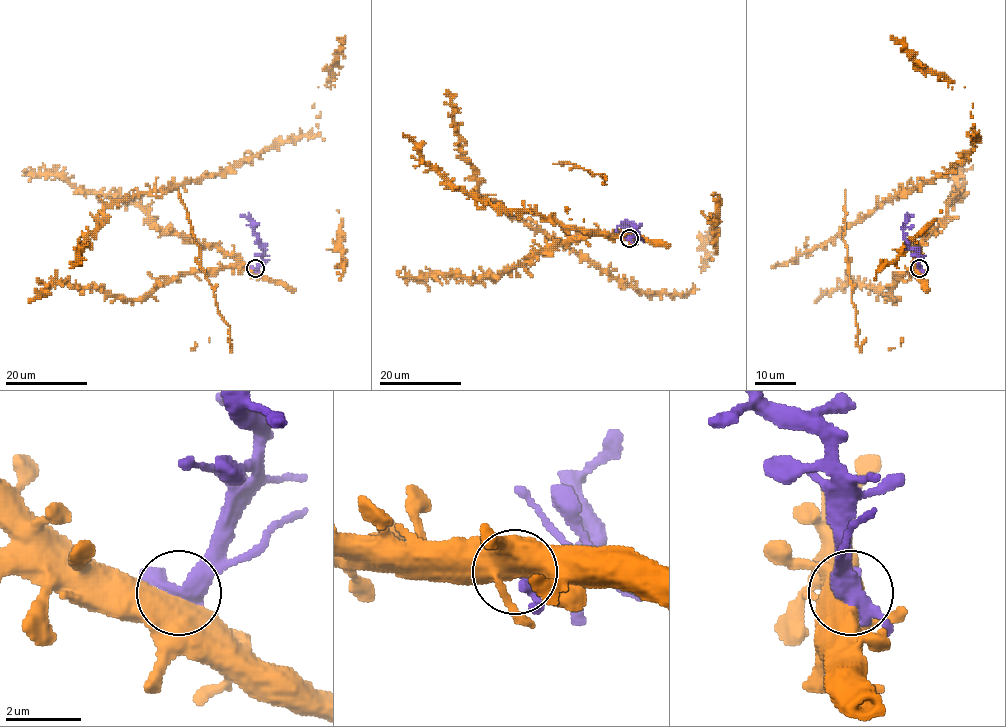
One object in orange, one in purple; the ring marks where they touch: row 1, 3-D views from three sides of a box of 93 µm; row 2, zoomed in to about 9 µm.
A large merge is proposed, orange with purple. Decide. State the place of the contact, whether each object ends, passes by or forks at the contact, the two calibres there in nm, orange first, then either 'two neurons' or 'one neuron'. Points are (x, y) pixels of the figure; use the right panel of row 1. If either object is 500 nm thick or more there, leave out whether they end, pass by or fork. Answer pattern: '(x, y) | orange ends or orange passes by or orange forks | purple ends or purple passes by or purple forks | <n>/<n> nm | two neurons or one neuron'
(919, 268) | 550/500 nm | two neurons

